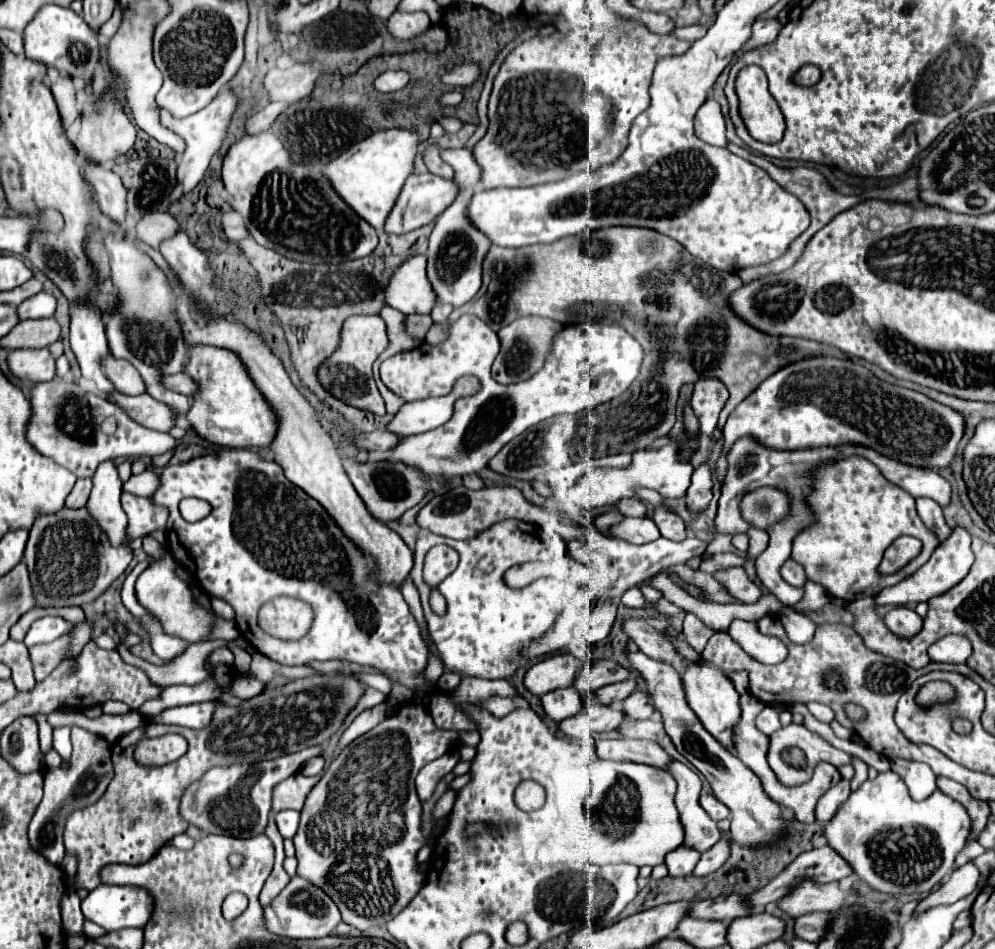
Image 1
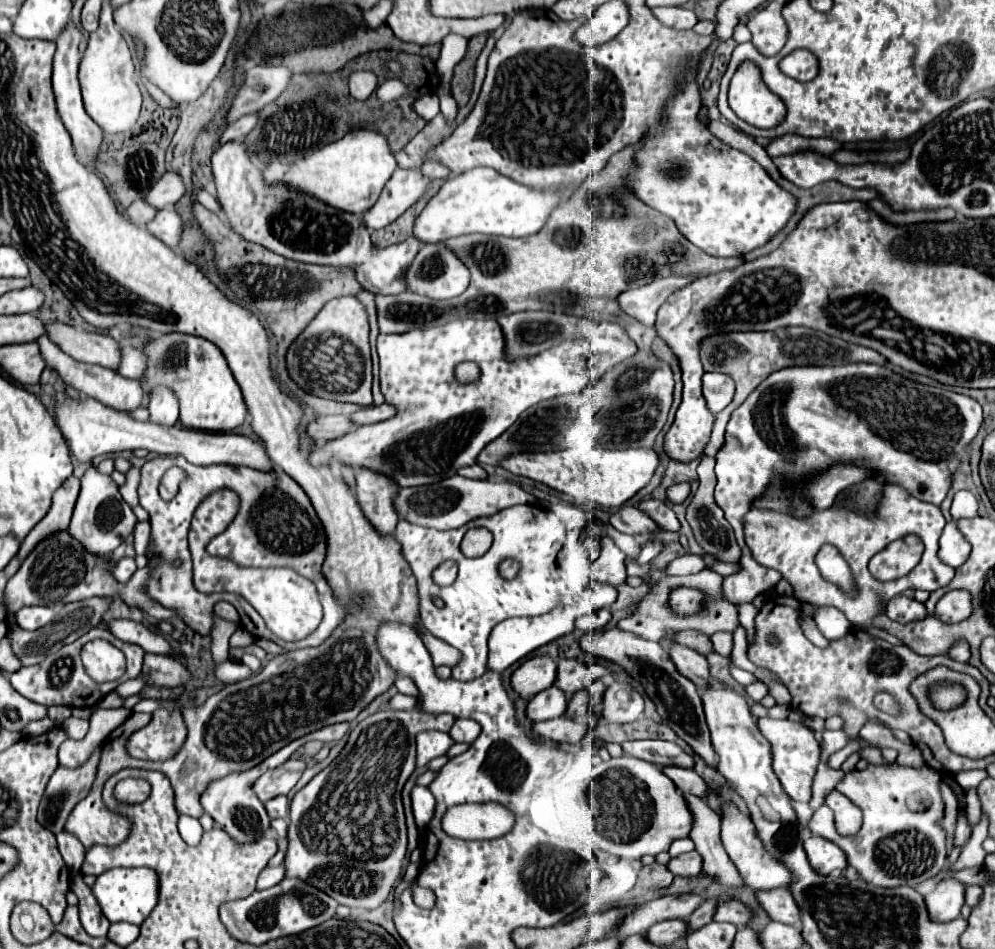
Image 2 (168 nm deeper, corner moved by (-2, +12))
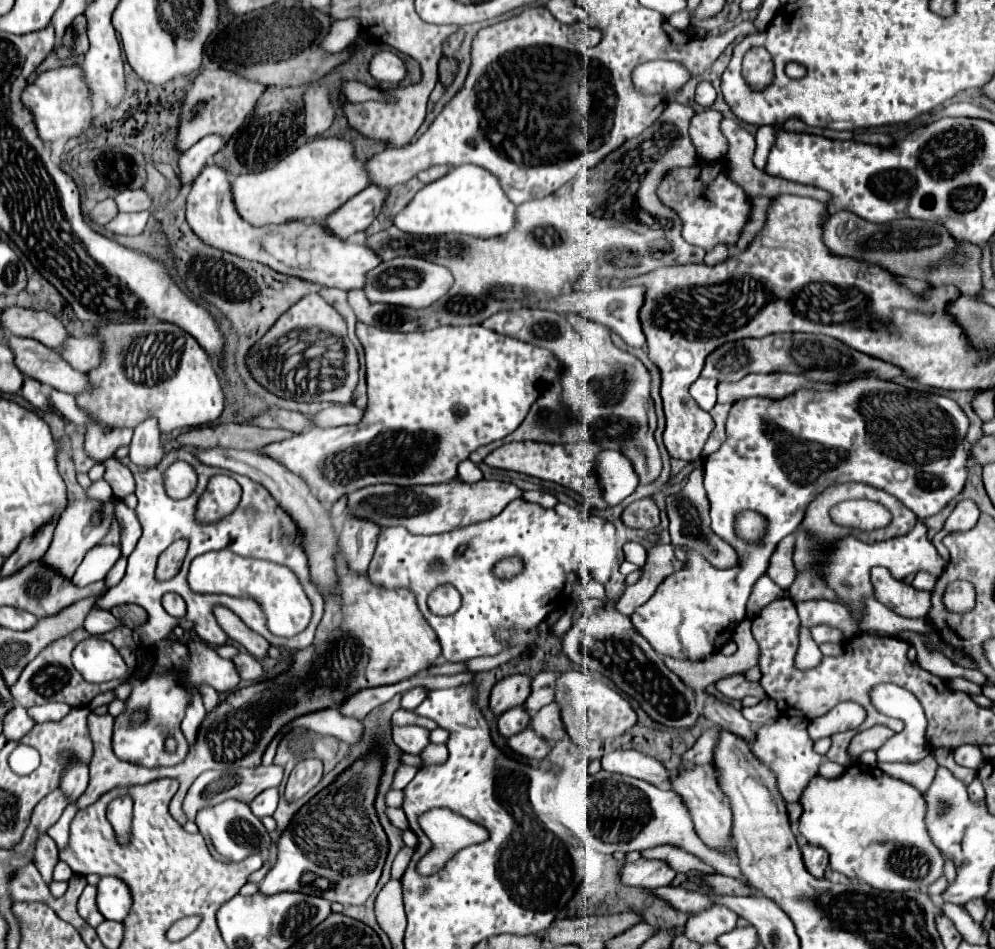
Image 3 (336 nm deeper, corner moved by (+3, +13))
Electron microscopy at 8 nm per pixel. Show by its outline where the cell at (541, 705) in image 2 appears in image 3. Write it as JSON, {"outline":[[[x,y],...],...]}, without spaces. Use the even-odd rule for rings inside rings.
{"outline":[[[516,706],[498,718],[498,732],[500,732],[500,736],[510,738],[510,736],[522,732],[524,728],[528,728],[528,722],[530,722],[530,714],[526,712],[526,708]]]}

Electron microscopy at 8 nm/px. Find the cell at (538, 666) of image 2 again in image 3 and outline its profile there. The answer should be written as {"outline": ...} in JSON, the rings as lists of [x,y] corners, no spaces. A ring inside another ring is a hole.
{"outline":[[[522,674],[500,680],[492,688],[492,694],[490,694],[490,710],[494,712],[494,716],[500,716],[510,708],[522,706],[522,702],[526,700],[530,692],[530,682],[532,678],[522,676]]]}

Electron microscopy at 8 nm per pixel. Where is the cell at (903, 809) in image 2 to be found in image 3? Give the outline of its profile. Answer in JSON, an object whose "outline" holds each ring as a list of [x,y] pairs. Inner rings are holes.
{"outline":[[[854,764],[840,778],[834,780],[814,776],[804,788],[800,804],[804,808],[800,816],[800,834],[806,838],[808,844],[824,848],[830,858],[830,868],[848,878],[864,880],[876,890],[904,892],[926,888],[944,874],[944,856],[932,844],[932,838],[928,836],[924,824],[926,806],[922,794],[908,782],[890,778],[880,768]]]}

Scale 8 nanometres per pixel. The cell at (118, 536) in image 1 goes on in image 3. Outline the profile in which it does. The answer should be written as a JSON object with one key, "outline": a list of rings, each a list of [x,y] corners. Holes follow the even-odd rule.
{"outline":[[[86,498],[86,500],[76,500],[76,502],[68,504],[68,508],[64,510],[62,518],[56,524],[50,548],[40,558],[42,564],[48,566],[50,570],[58,572],[64,578],[72,578],[76,568],[78,568],[78,564],[86,556],[86,552],[90,548],[94,548],[96,544],[100,544],[100,540],[106,536],[106,532],[110,530],[110,522],[112,520],[114,520],[114,504],[112,502],[102,504],[102,502]]]}

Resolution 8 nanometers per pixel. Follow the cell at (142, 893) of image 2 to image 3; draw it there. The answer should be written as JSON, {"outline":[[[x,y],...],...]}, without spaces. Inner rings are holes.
{"outline":[[[102,876],[98,882],[98,910],[106,920],[122,922],[130,912],[130,890],[120,878]]]}

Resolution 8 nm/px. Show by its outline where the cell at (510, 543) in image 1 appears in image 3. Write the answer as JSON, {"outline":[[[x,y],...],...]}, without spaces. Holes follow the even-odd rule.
{"outline":[[[516,498],[490,520],[434,536],[416,536],[402,526],[382,528],[372,558],[372,582],[388,590],[406,588],[414,592],[418,608],[434,628],[442,646],[442,656],[448,662],[500,654],[504,644],[498,638],[498,630],[536,628],[555,611],[556,600],[565,598],[569,605],[550,630],[561,637],[572,625],[578,602],[573,585],[584,583],[587,597],[604,601],[605,588],[598,581],[598,569],[603,562],[618,561],[618,552],[619,559],[624,559],[616,544],[616,528],[611,522],[590,513],[585,517],[579,513],[581,507],[566,506],[568,512],[561,516],[554,508],[542,508],[540,504]],[[460,544],[466,544],[468,550],[458,558],[456,548]],[[508,556],[520,556],[526,568],[514,580],[496,580],[492,568]],[[434,562],[438,568],[434,568]],[[446,582],[458,588],[462,606],[452,616],[436,616],[428,610],[426,598],[436,586]]]}

